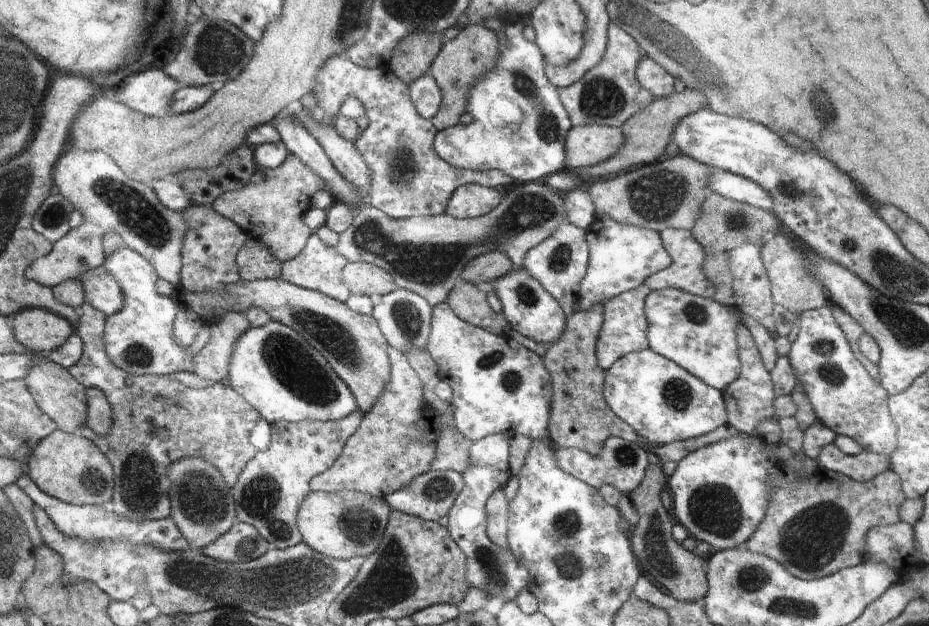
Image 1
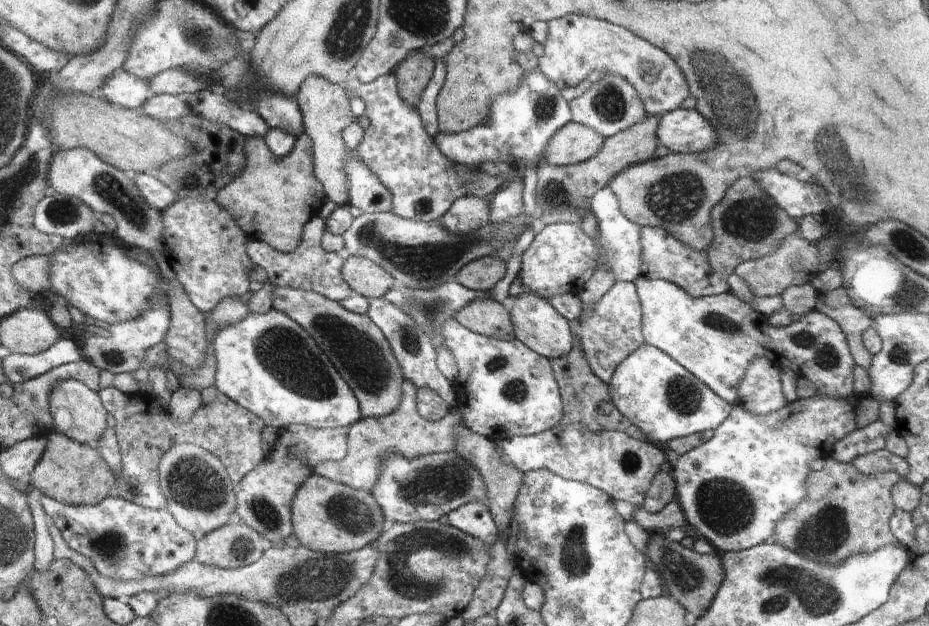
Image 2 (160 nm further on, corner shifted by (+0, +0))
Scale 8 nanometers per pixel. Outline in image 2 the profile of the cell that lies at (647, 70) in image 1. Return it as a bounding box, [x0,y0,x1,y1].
[538,14,691,115]

